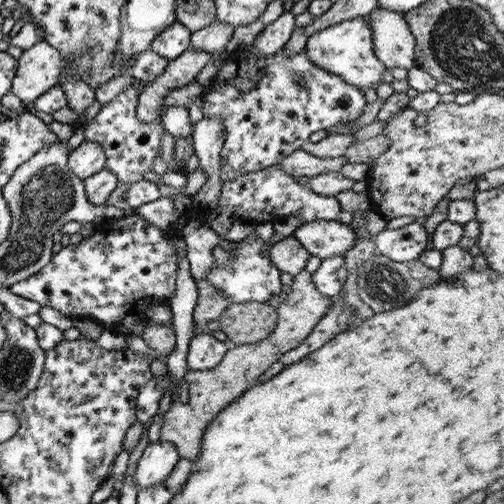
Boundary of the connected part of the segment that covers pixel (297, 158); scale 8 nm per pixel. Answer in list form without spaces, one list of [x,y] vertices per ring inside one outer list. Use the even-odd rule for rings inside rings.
[[[302,149],[295,150],[285,159],[279,160],[277,166],[279,170],[283,170],[285,174],[293,176],[315,177],[323,173],[339,171],[343,164],[346,164],[345,156],[333,158],[333,160],[321,160],[303,151]]]

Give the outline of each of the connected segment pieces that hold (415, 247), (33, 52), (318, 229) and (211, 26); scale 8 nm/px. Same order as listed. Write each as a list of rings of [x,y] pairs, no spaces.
[[[417,223],[407,224],[396,230],[385,228],[373,238],[374,250],[393,262],[415,260],[420,252],[431,247],[427,236],[423,226]]]
[[[40,39],[33,46],[22,50],[16,61],[10,91],[22,104],[33,102],[55,86],[63,64],[60,52]]]
[[[313,220],[309,224],[301,224],[291,236],[321,261],[330,256],[344,255],[355,239],[355,233],[349,226],[335,220]]]
[[[215,18],[207,26],[190,33],[189,47],[215,54],[229,42],[233,29],[231,25]]]

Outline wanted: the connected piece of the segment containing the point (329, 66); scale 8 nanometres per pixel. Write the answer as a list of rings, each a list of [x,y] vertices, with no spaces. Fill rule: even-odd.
[[[355,16],[349,20],[342,20],[310,34],[304,45],[304,51],[317,68],[342,78],[347,84],[359,90],[375,89],[381,82],[383,72],[387,69],[373,54],[372,32],[366,16]]]

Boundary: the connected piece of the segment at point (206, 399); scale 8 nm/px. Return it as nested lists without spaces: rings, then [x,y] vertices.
[[[305,269],[300,270],[291,280],[289,286],[289,294],[279,303],[276,308],[277,320],[273,330],[263,340],[244,344],[244,345],[229,345],[223,355],[223,358],[213,368],[209,370],[188,370],[181,380],[185,380],[184,388],[187,393],[186,402],[174,397],[171,400],[168,409],[162,415],[161,429],[159,429],[159,441],[165,441],[174,444],[178,455],[181,458],[193,462],[200,451],[202,434],[205,433],[207,427],[212,422],[212,418],[229,403],[233,402],[238,396],[244,392],[246,388],[253,385],[255,380],[262,376],[263,372],[269,368],[280,356],[287,351],[297,348],[299,343],[312,331],[312,328],[319,322],[319,319],[325,314],[325,311],[330,307],[331,298],[323,296],[313,288],[311,275]]]

